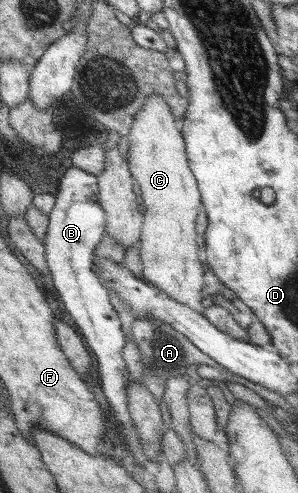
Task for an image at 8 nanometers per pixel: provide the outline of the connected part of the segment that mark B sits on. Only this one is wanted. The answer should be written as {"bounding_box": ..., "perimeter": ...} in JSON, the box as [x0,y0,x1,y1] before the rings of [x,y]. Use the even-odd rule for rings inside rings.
{"bounding_box":[44,166,148,465],"perimeter":[[[72,166],[61,177],[56,202],[48,213],[48,228],[44,235],[46,248],[46,264],[50,276],[55,283],[57,293],[65,311],[77,324],[77,331],[86,339],[91,355],[95,355],[99,365],[99,379],[101,389],[108,404],[111,406],[114,419],[121,423],[125,439],[129,444],[127,451],[139,463],[145,465],[148,457],[143,453],[138,433],[132,424],[127,409],[127,387],[129,387],[128,370],[125,366],[122,349],[125,337],[121,330],[121,322],[117,311],[109,300],[110,289],[98,278],[95,271],[95,247],[105,235],[105,212],[98,202],[97,176],[89,175],[85,171]]]}

